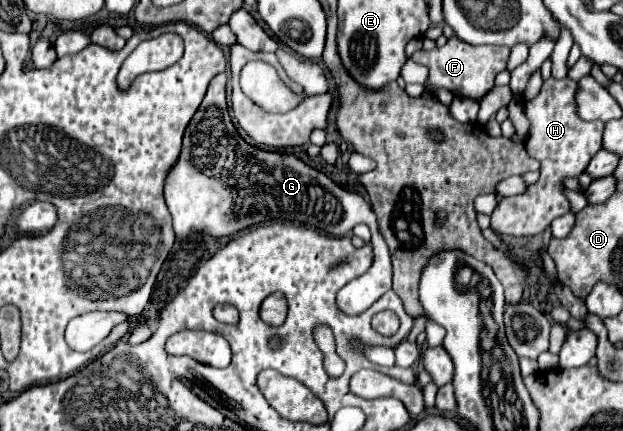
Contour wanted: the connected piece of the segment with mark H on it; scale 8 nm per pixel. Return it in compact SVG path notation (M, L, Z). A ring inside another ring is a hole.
M548 79L544 81L540 93L524 103L524 113L530 121L526 135L526 151L530 157L542 163L540 179L534 185L528 185L524 193L514 197L504 197L502 203L492 213L490 227L504 235L524 237L542 233L556 217L570 211L570 201L564 195L564 179L580 177L586 171L590 159L596 151L602 149L602 131L604 123L592 121L586 123L574 113L574 93L578 85L572 79Z

